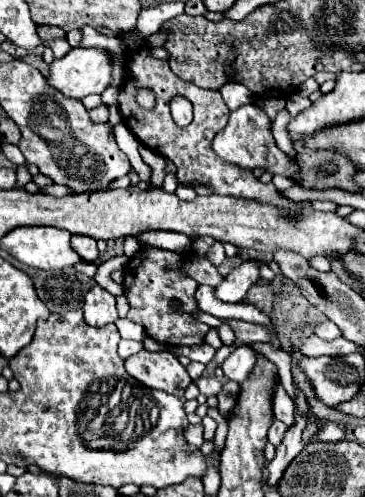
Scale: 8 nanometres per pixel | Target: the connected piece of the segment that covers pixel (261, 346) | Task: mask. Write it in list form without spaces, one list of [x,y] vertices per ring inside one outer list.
[[[245,343],[255,347],[255,351],[261,351],[269,361],[273,361],[279,369],[279,377],[283,379],[283,389],[287,391],[287,395],[291,399],[295,399],[295,387],[293,387],[293,379],[291,379],[291,355],[285,353],[283,349],[275,349],[271,343]]]

